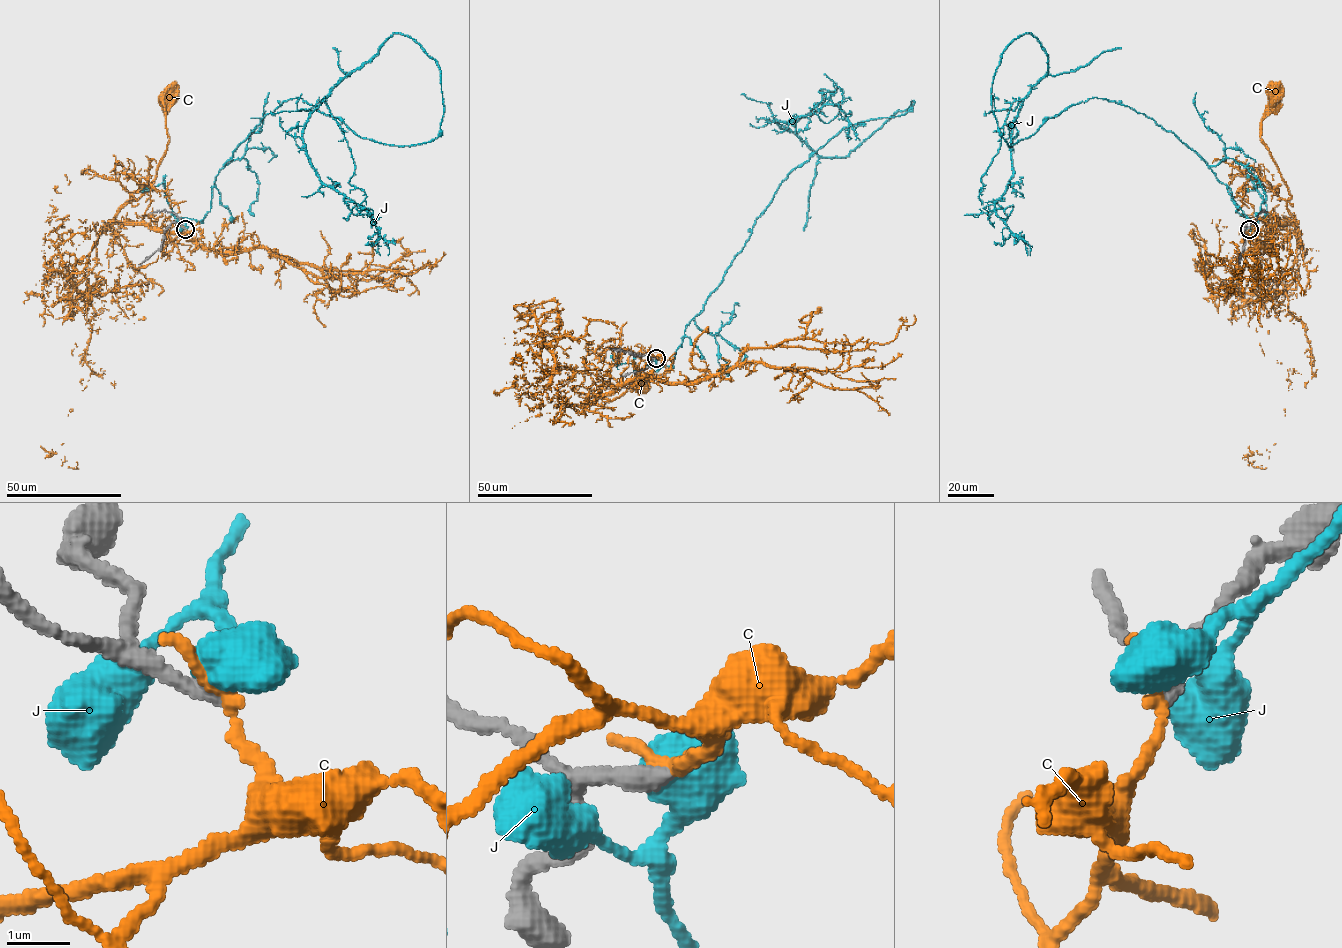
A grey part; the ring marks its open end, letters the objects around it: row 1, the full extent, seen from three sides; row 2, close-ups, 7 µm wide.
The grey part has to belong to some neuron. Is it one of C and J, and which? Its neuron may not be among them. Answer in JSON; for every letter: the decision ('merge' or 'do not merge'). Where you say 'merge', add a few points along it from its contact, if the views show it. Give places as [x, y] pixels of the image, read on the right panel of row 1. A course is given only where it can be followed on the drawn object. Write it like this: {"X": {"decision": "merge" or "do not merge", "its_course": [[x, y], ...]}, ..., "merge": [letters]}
{"C": {"decision": "do not merge"}, "J": {"decision": "do not merge"}, "merge": []}

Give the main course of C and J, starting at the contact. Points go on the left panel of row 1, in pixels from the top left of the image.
C: (185, 228), (171, 240), (145, 225), (116, 219), (154, 179), (169, 137), (165, 102), (170, 95)
J: (184, 228), (288, 99), (379, 143), (434, 140), (441, 71), (401, 33), (303, 133), (388, 255)

